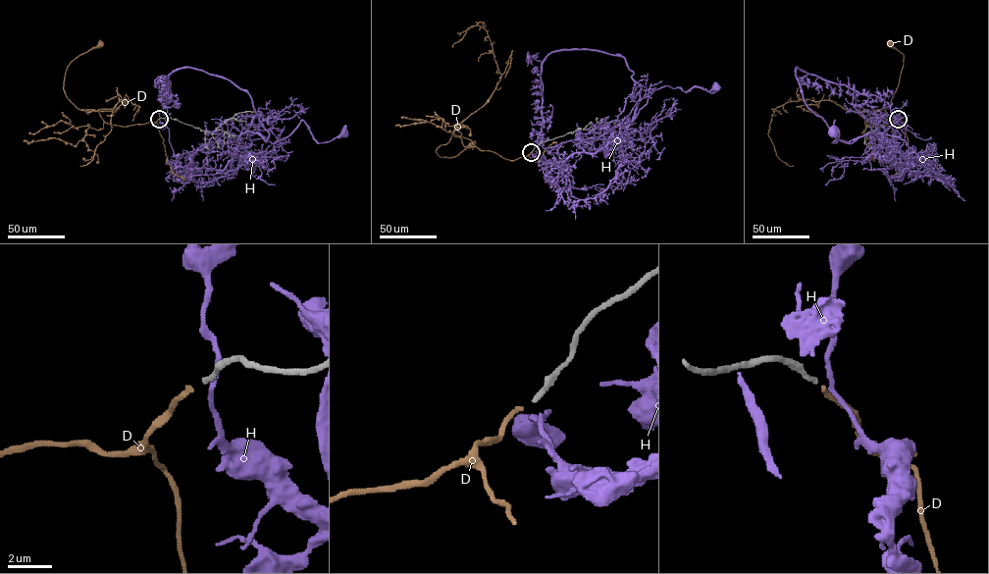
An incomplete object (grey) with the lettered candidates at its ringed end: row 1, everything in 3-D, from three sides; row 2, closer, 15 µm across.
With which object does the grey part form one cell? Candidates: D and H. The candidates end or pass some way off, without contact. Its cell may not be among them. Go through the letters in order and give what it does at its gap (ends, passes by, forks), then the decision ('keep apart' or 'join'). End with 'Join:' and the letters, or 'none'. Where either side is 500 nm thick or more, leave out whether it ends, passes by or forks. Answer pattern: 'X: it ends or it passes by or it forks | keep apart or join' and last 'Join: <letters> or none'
D: it ends | join
H: it passes by | keep apart
Join: D

